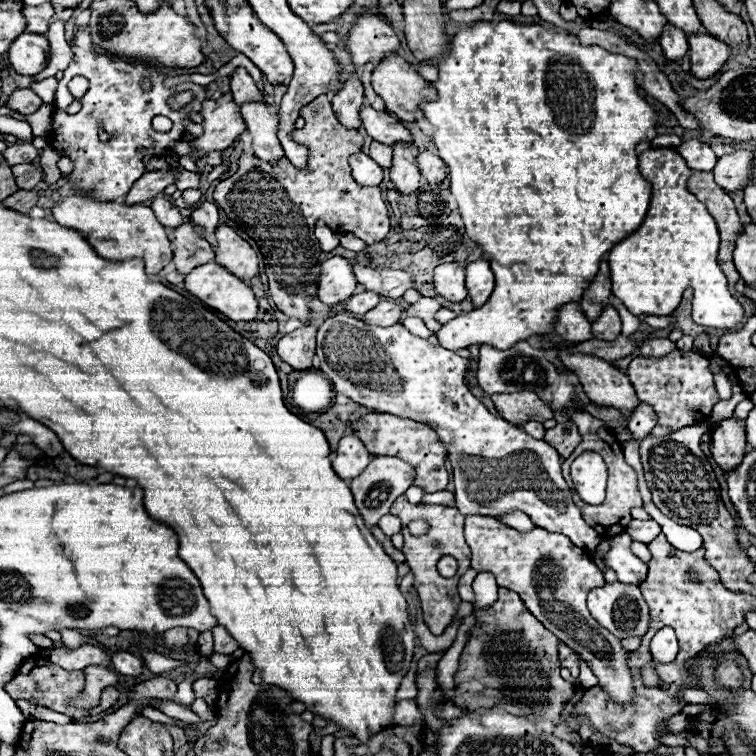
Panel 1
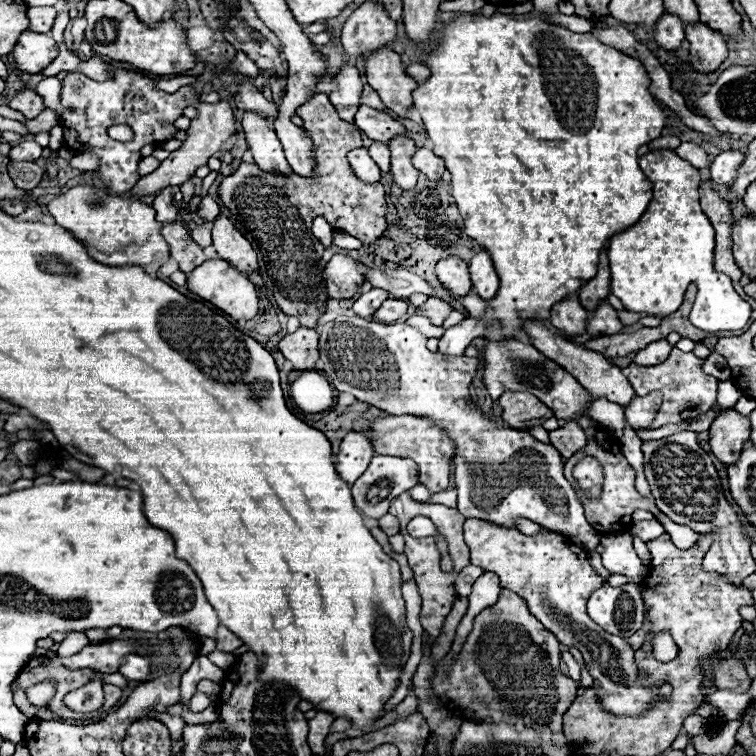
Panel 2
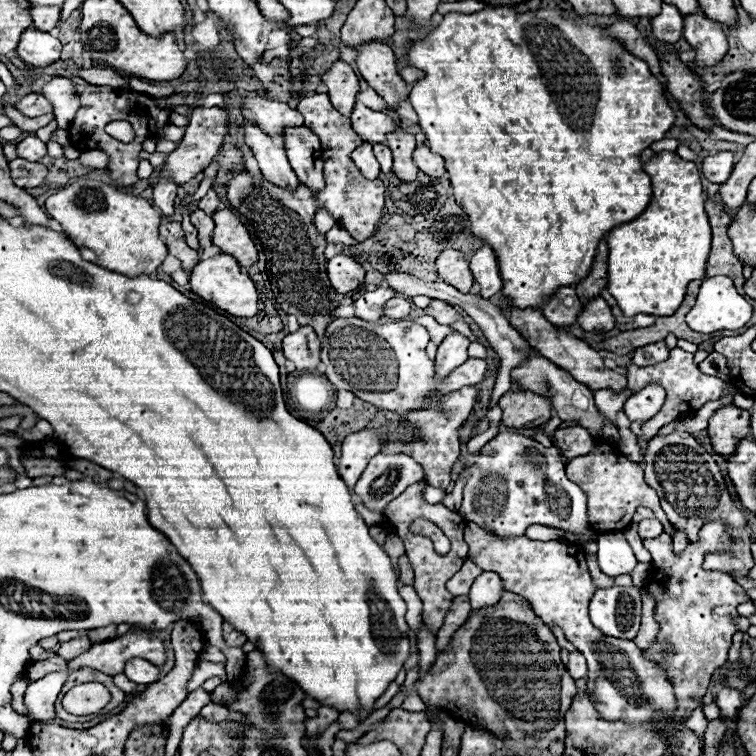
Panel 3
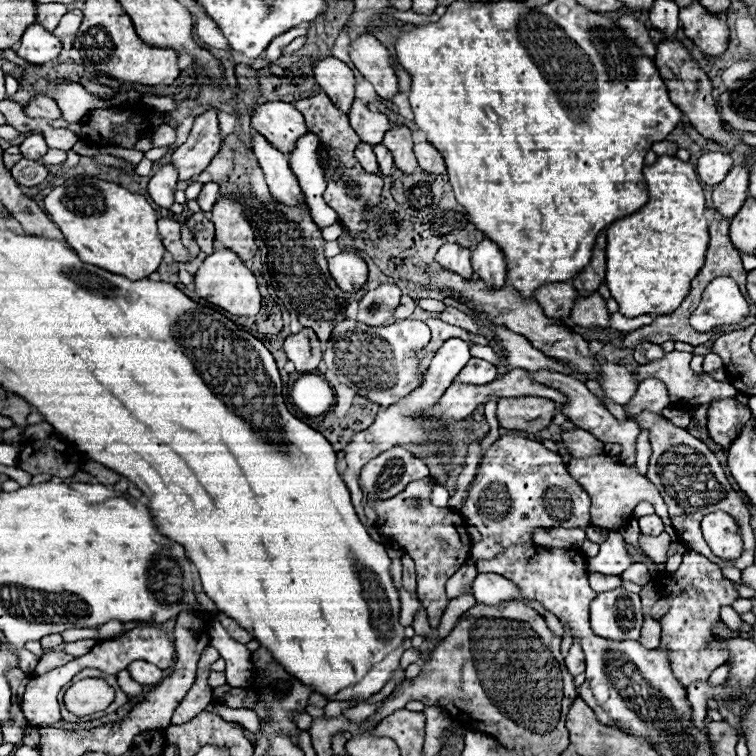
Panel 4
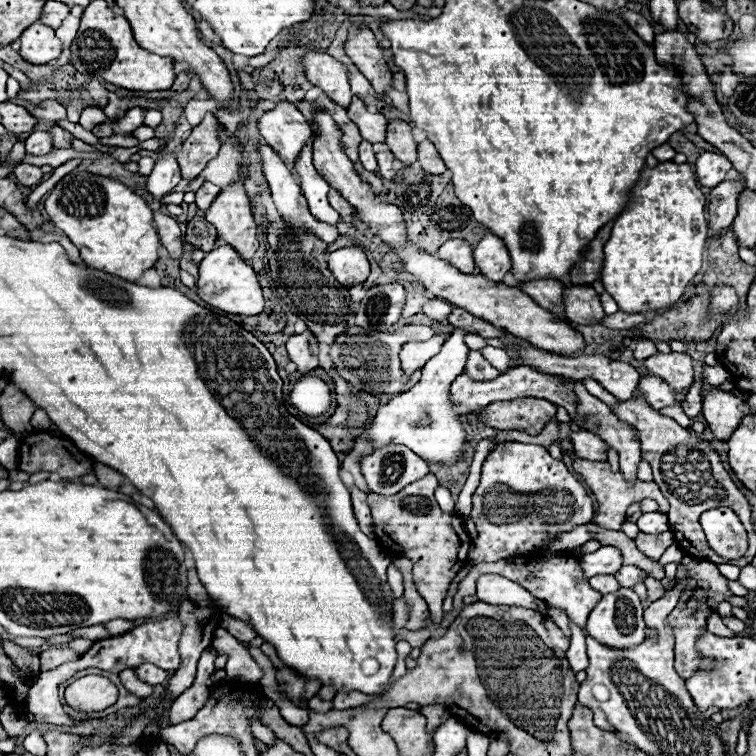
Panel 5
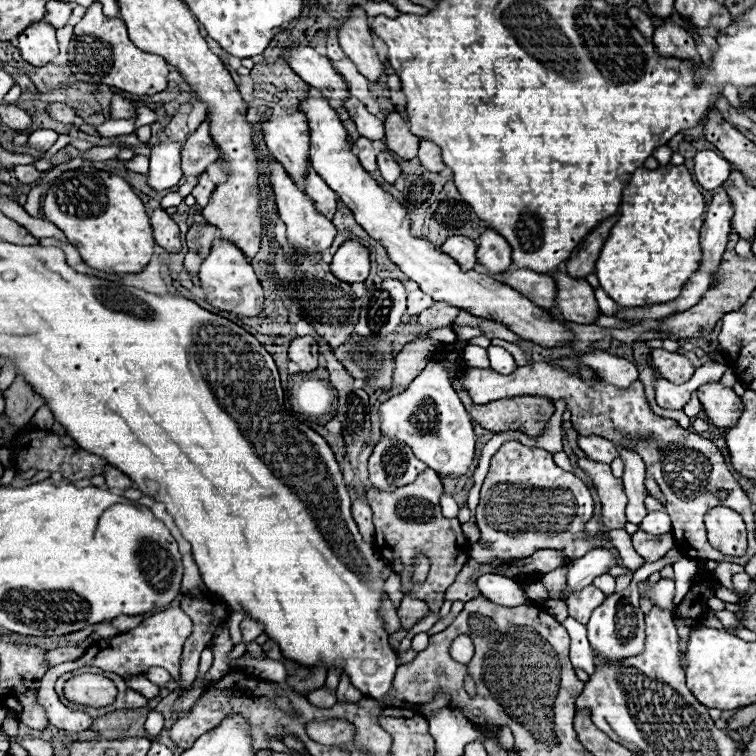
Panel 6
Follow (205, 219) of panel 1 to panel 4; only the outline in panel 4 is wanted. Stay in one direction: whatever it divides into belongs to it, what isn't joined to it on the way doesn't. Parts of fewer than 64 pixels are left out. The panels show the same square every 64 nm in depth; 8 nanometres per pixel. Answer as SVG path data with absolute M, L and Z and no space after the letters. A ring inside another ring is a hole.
M208 182L208 184L202 186L196 202L198 202L198 206L202 208L202 212L208 212L208 210L212 208L212 202L216 202L216 198L218 198L218 184Z

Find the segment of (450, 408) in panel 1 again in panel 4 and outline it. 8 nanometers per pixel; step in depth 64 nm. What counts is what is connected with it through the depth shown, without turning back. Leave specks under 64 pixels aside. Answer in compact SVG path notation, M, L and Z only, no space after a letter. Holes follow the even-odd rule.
M344 320L334 326L334 332L326 344L324 362L340 384L354 388L360 396L370 398L380 406L390 406L410 394L414 386L420 386L424 372L412 358L412 350L429 342L430 328L420 320L402 320L390 326L372 328L356 320ZM470 358L470 362L464 366L464 370L456 376L456 380L466 384L486 384L496 378L496 366L480 360L480 358ZM518 436L498 438L478 468L478 476L472 482L466 506L460 510L468 524L474 524L482 534L482 540L476 542L470 550L470 560L492 560L504 548L514 544L532 544L532 534L536 528L574 528L590 524L590 498L586 490L568 474L562 456L546 450L540 442L532 442Z

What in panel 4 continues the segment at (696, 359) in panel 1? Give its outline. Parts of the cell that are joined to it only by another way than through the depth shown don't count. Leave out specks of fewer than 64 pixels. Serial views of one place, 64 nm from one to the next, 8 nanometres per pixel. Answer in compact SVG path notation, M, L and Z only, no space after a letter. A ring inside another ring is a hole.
M674 350L674 352L666 354L666 356L660 358L660 360L642 364L642 366L638 368L636 378L638 378L638 380L644 380L644 378L658 378L658 380L662 380L662 382L668 386L670 398L672 398L672 402L674 402L676 406L688 406L692 398L694 398L698 404L706 404L706 402L710 402L712 398L728 398L728 396L732 398L732 396L738 394L738 390L736 390L730 382L712 380L708 374L704 374L704 376L698 380L698 378L694 376L692 368L690 368L690 358L692 358L690 352L678 352L678 350ZM642 432L638 436L638 452L636 452L636 468L642 476L648 474L648 458L650 458L650 450L648 450L648 434Z

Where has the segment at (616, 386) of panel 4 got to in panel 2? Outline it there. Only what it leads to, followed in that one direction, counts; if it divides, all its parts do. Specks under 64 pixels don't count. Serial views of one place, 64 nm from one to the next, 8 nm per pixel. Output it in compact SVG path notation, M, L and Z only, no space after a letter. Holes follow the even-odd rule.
M602 396L592 404L590 416L594 420L598 420L604 428L610 428L616 434L620 434L624 428L624 408L616 402L602 398Z

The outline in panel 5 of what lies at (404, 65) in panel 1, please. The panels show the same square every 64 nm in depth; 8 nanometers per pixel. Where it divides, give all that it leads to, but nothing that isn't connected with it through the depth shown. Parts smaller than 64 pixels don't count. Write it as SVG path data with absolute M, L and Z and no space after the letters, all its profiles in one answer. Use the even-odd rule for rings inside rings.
M358 22L356 32L348 34L344 50L356 64L356 68L370 80L376 92L384 94L392 86L392 72L388 64L382 60L382 50L378 48L372 30L364 22Z

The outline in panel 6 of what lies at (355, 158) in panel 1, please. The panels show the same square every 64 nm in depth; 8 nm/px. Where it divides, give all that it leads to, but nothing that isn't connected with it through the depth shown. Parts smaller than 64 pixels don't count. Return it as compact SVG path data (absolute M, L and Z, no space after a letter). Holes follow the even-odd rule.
M360 136L354 146L356 146L356 152L358 152L360 164L362 164L368 172L376 170L376 152L374 152L374 148L372 148L372 142L370 142L368 138Z

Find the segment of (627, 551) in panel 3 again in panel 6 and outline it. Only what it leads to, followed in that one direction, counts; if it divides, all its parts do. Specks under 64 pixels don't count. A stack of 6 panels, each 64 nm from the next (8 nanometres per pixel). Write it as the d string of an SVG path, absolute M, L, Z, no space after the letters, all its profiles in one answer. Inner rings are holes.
M590 550L584 558L576 558L566 566L566 590L578 592L592 584L600 574L608 572L608 566L616 562L616 554L610 550Z

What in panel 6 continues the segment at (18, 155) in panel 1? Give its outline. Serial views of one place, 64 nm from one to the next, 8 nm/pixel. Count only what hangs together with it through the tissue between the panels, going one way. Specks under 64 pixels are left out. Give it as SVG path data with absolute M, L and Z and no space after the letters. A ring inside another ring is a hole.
M36 130L28 138L28 146L36 148L40 152L46 152L54 146L56 140L58 140L58 132L54 132L54 130Z

